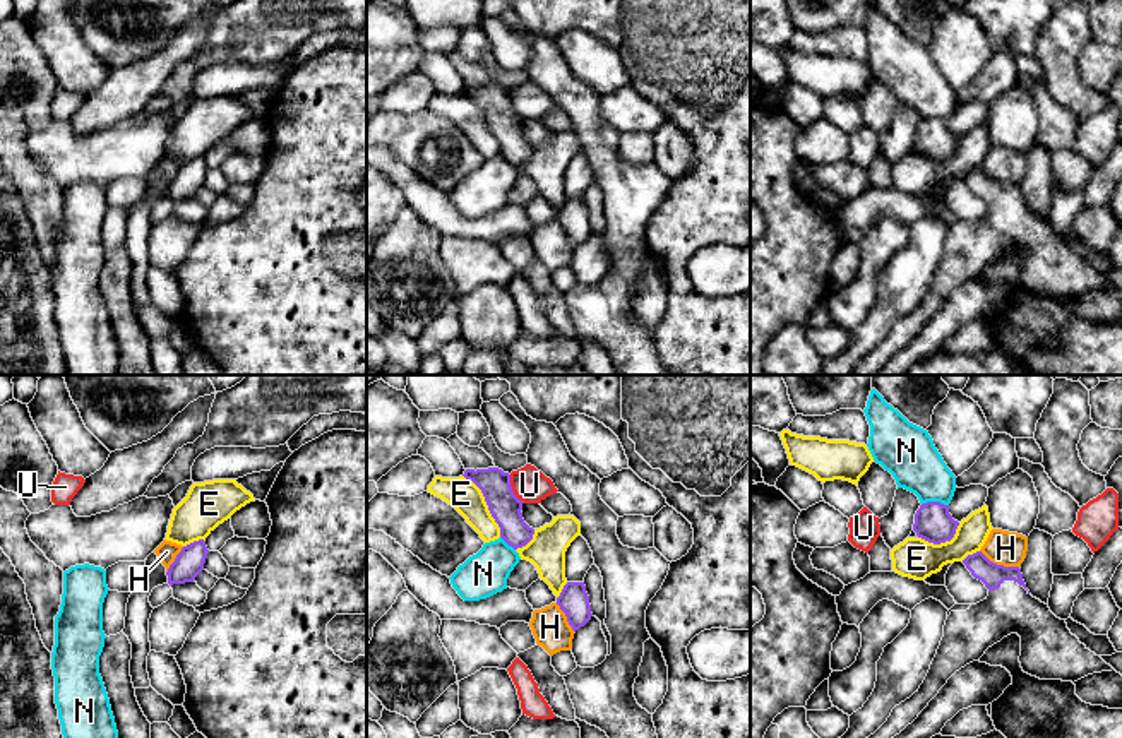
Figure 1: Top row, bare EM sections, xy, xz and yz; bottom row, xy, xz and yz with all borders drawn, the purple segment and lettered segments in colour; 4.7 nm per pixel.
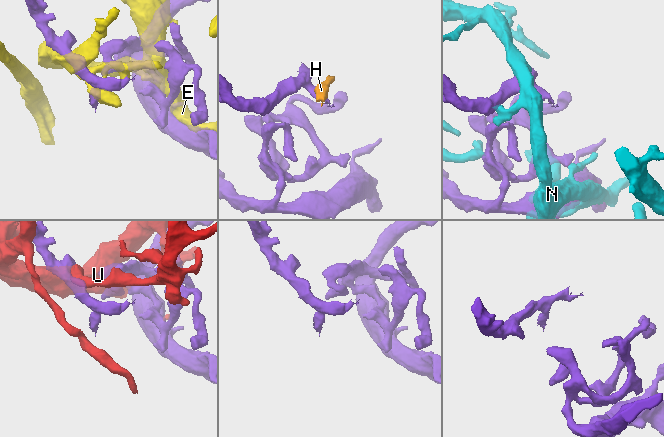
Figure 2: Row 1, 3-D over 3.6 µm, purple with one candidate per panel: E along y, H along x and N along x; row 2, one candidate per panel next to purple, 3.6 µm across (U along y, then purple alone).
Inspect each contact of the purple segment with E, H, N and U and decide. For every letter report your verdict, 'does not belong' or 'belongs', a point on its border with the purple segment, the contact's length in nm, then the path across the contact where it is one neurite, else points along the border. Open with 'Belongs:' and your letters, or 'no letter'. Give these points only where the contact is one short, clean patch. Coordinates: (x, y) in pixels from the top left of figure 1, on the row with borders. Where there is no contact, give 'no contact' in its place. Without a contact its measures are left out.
Belongs: no letter
E: does not belong; meets purple in xz at (487, 504); contact 340 nm long
H: does not belong; meets purple in yz at (999, 565); contact 200 nm long; border along yz (980, 550), (997, 564), (1018, 567)
N: does not belong; meets purple in yz at (936, 502); contact 130 nm long
U: does not belong; meets purple in xz at (511, 490); contact 150 nm long

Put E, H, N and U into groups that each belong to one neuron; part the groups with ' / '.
E / H / N / U

